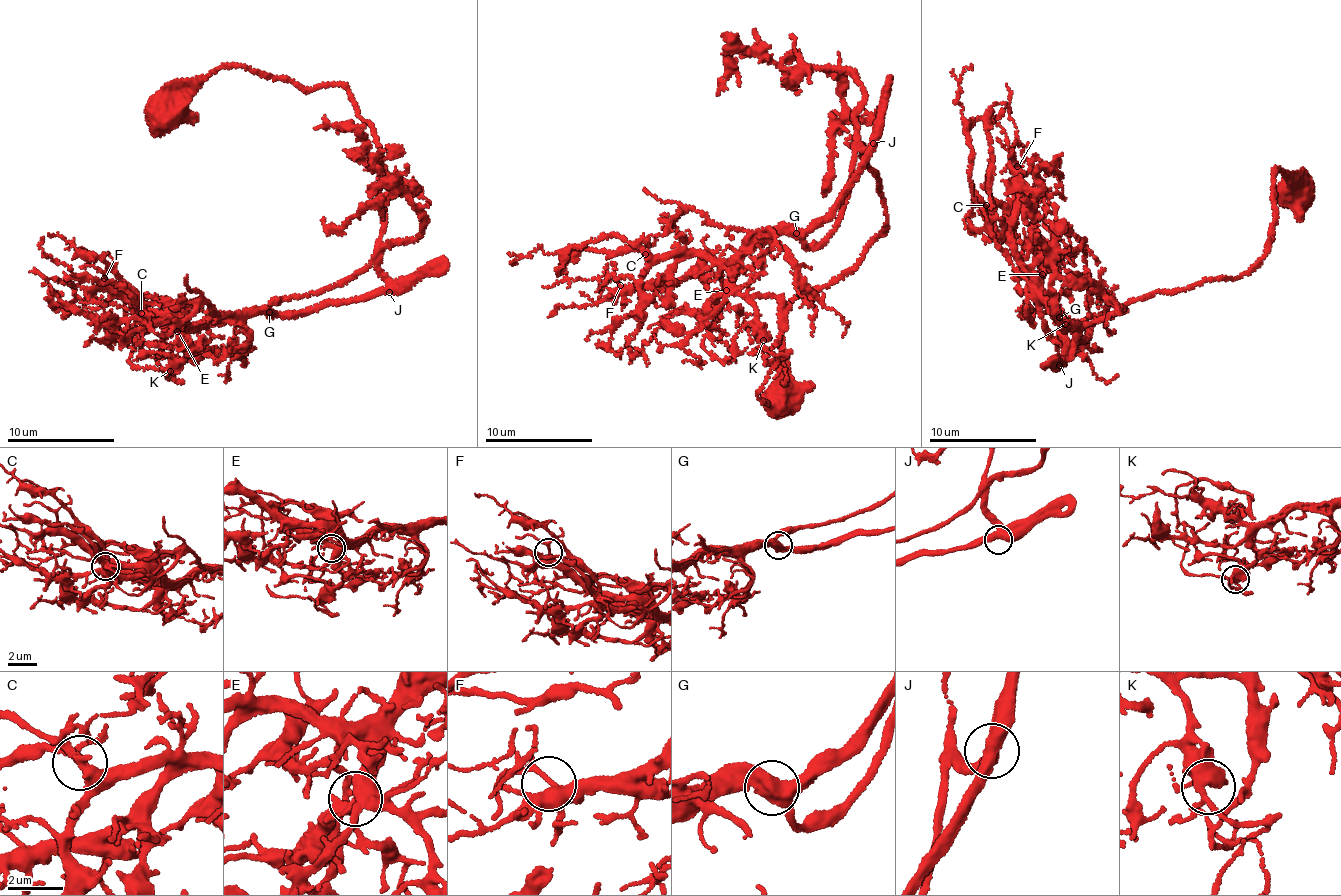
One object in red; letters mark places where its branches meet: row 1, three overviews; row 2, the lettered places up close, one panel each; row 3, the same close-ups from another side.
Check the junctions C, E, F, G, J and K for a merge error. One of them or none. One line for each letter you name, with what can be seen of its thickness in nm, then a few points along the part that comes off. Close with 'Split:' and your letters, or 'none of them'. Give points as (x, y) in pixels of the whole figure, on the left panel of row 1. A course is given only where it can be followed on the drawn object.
Split: none of them

